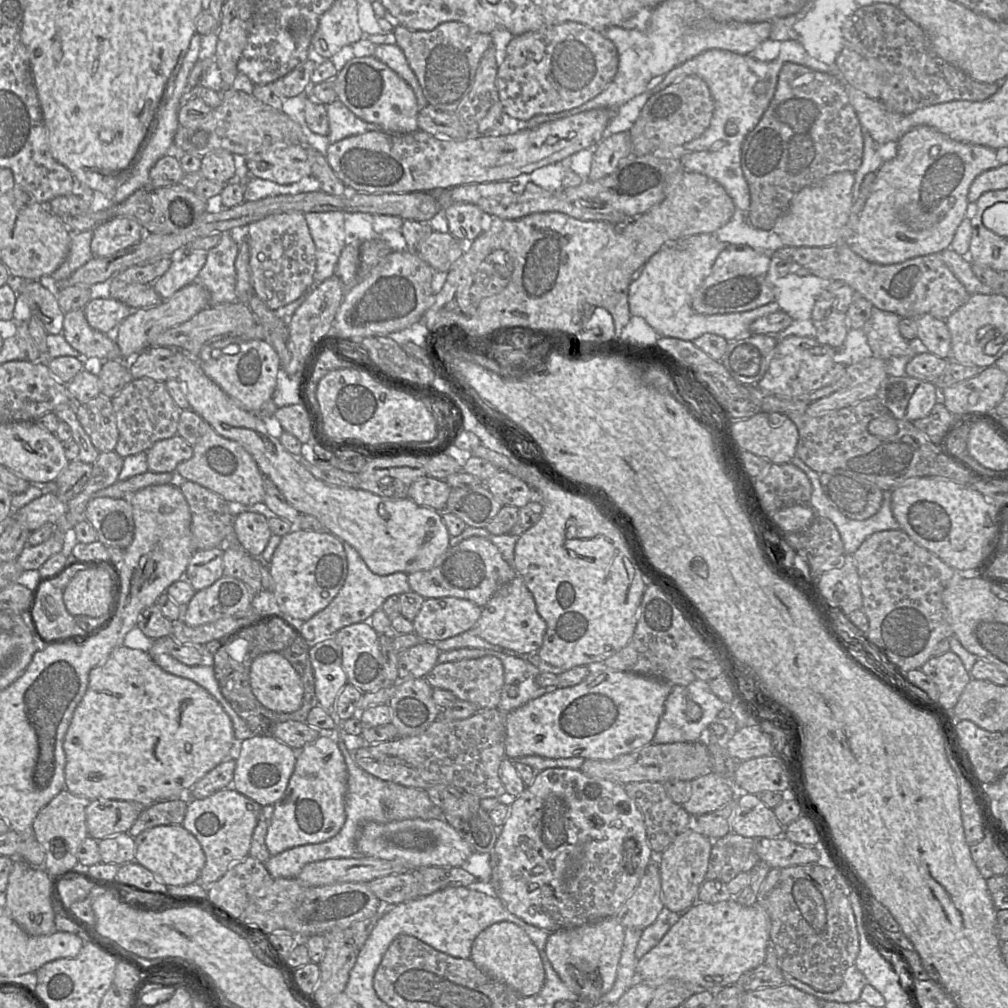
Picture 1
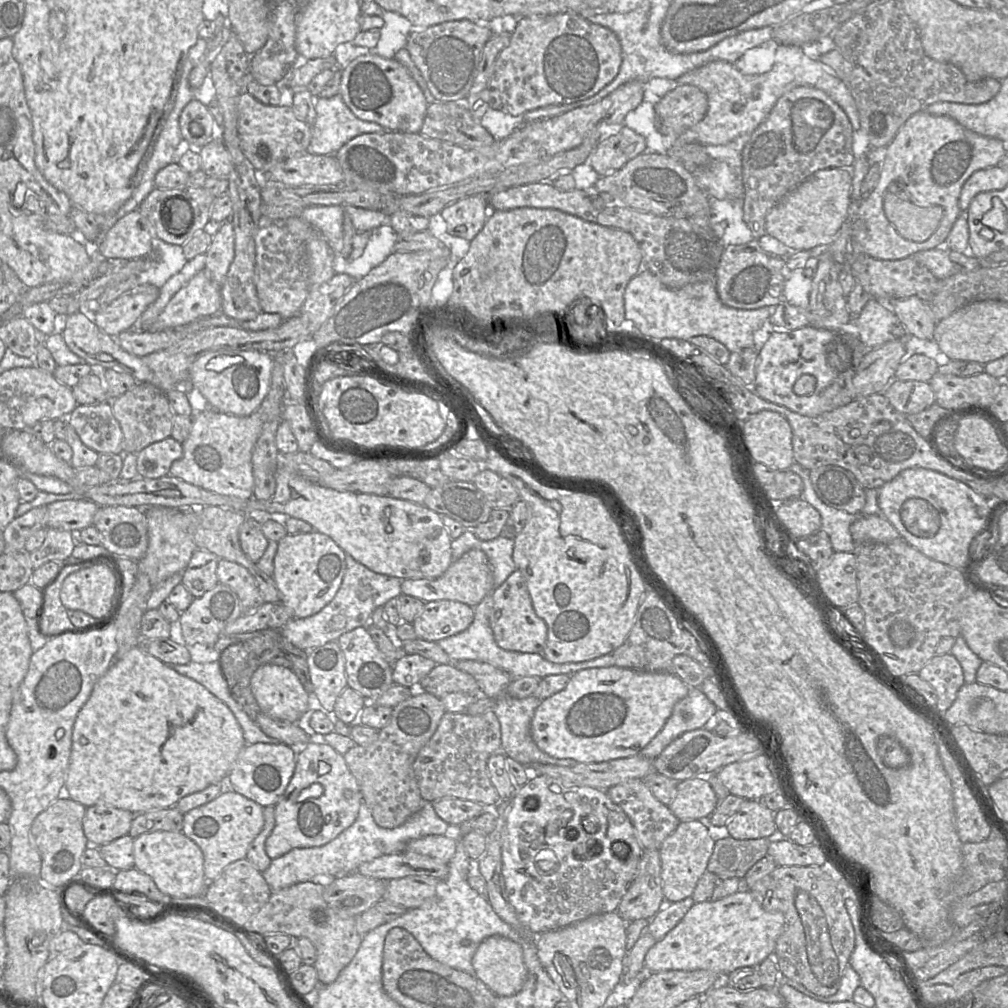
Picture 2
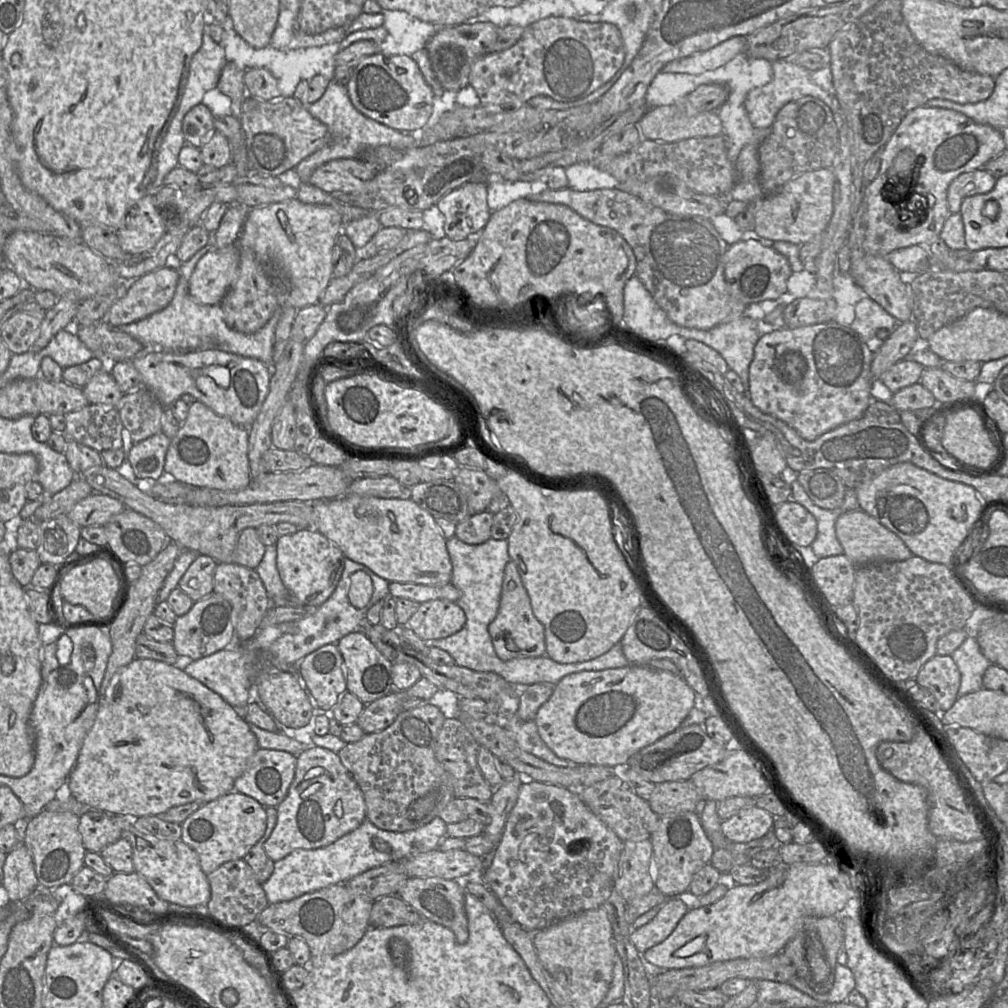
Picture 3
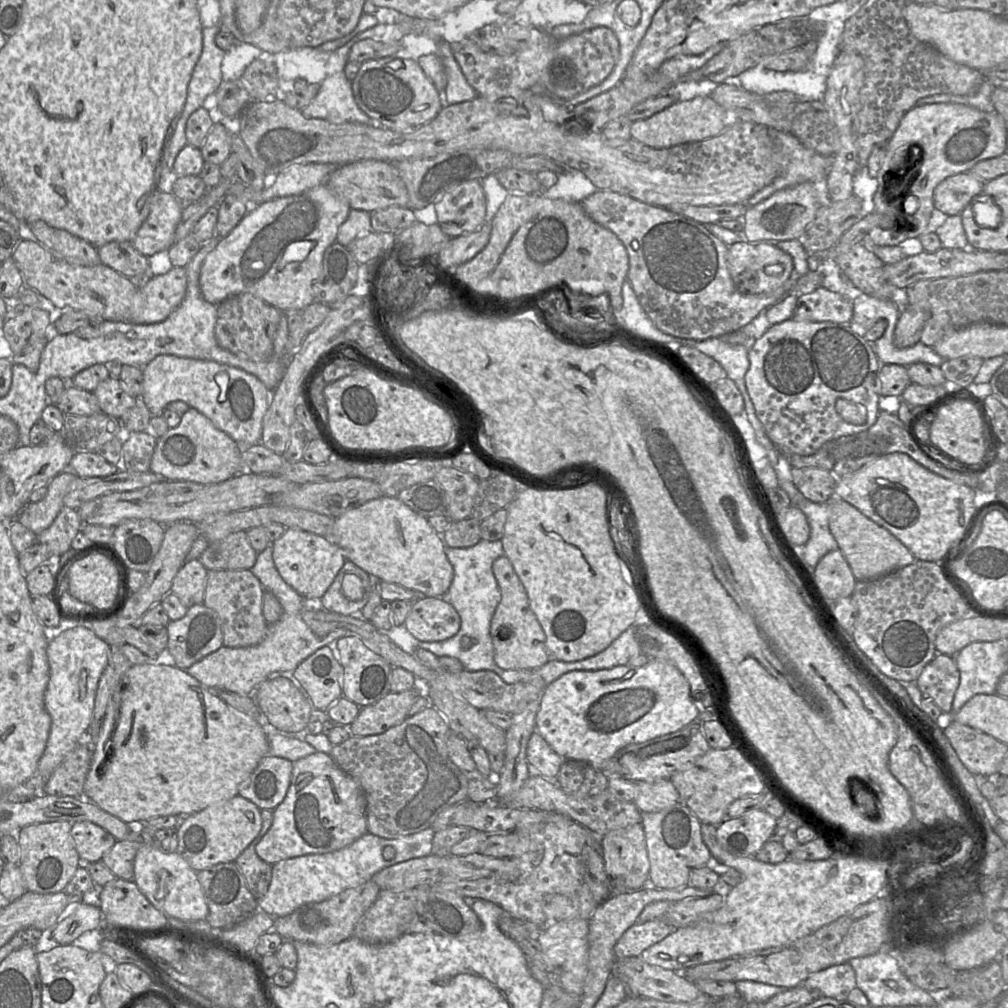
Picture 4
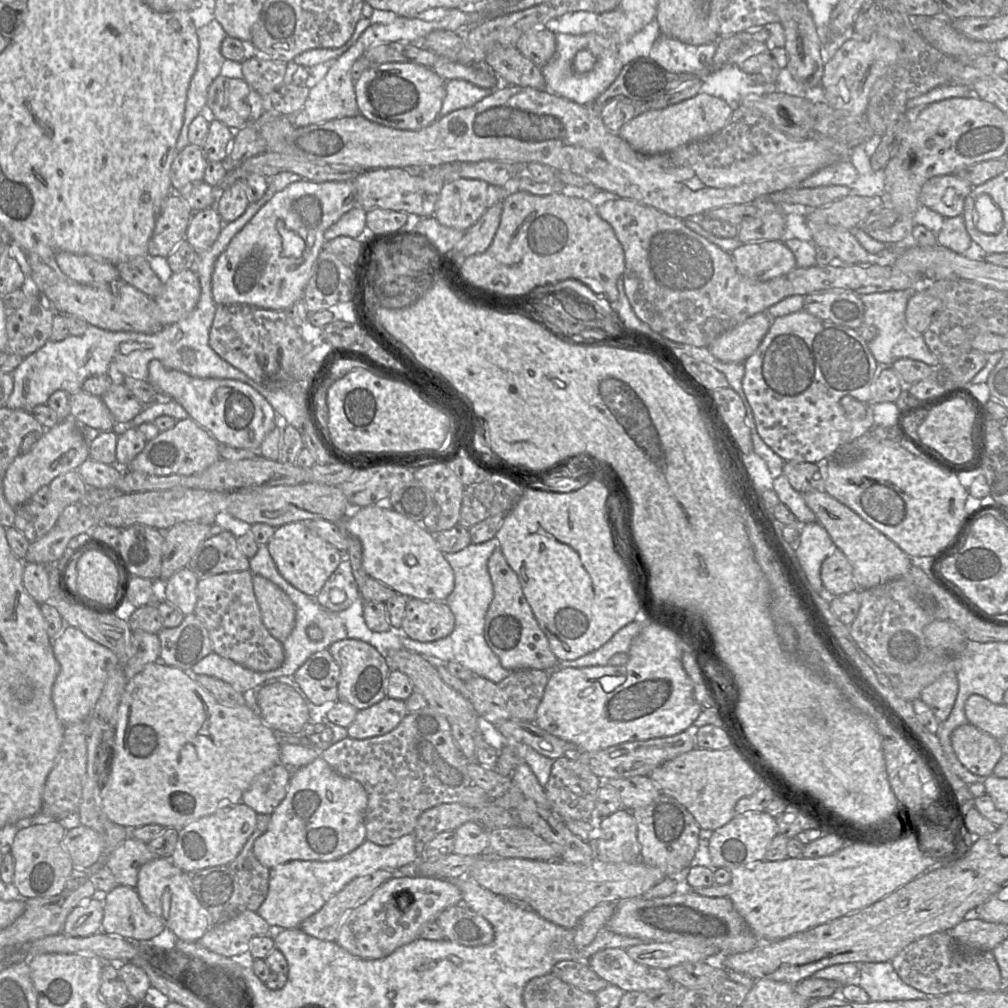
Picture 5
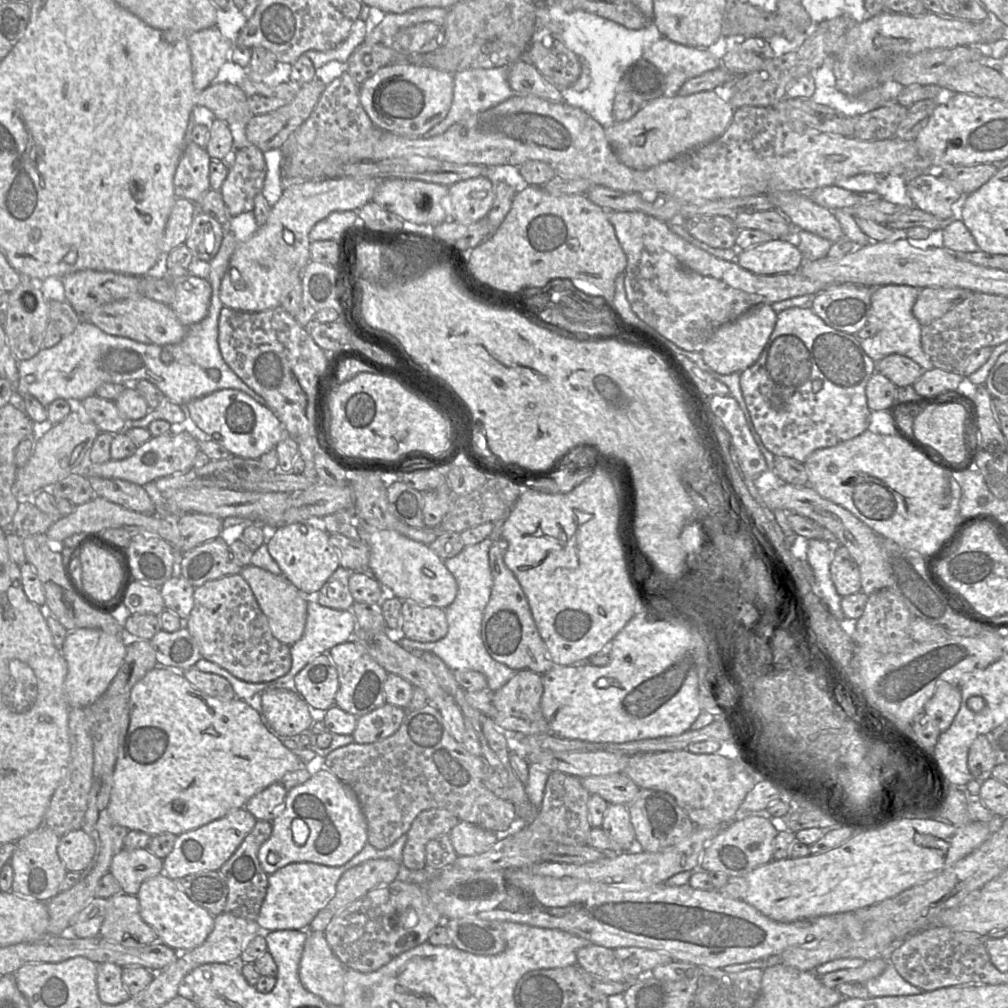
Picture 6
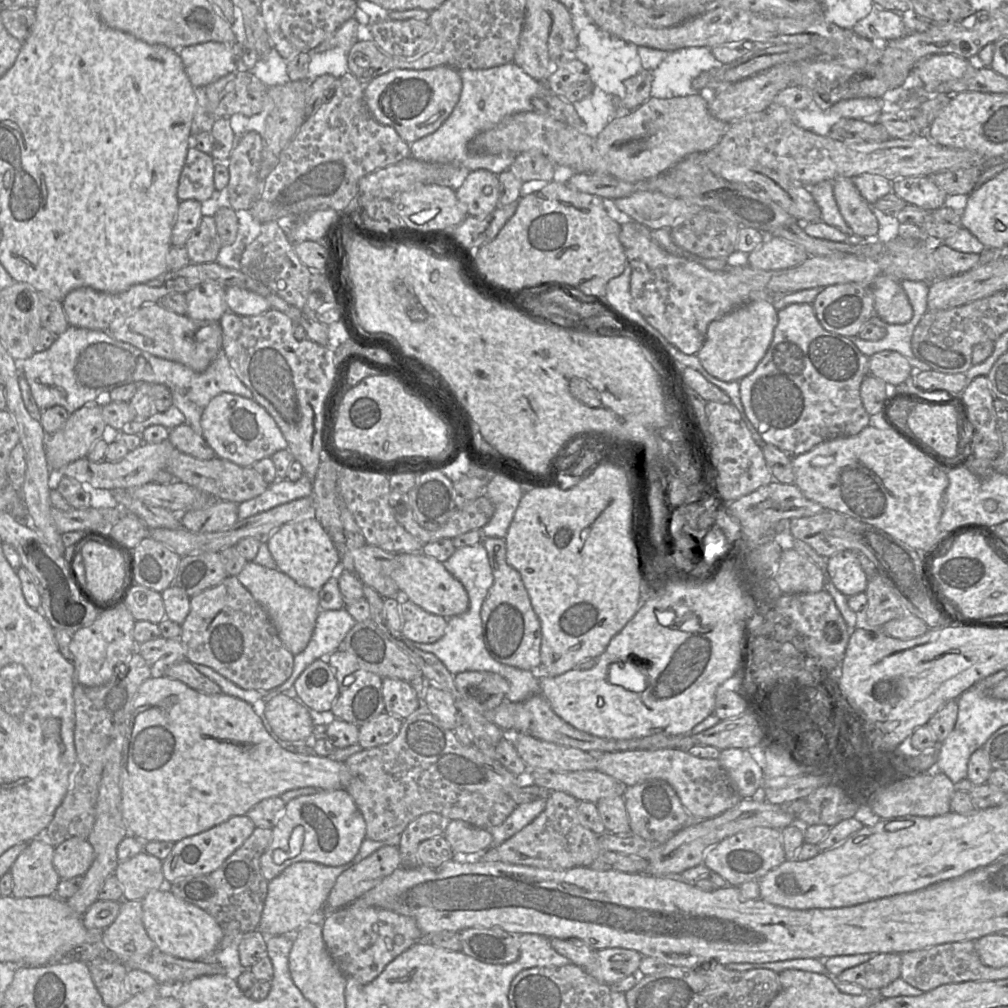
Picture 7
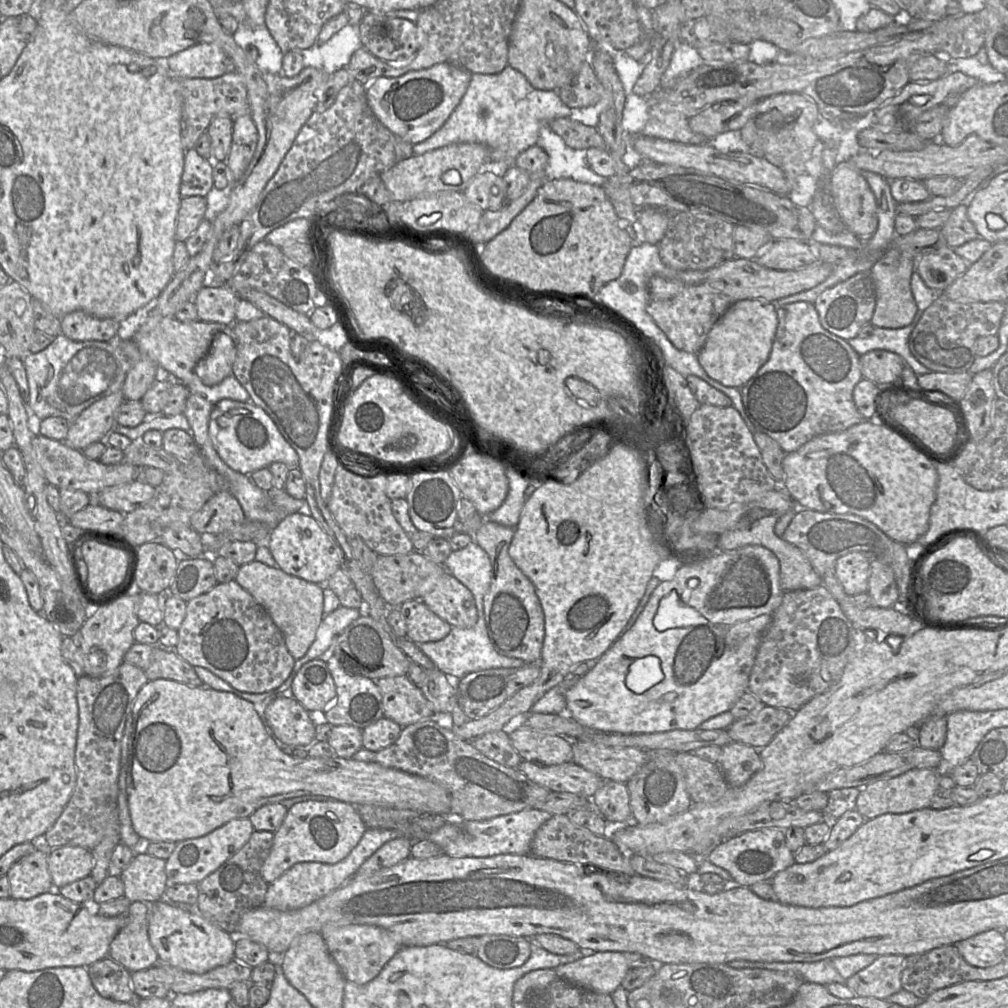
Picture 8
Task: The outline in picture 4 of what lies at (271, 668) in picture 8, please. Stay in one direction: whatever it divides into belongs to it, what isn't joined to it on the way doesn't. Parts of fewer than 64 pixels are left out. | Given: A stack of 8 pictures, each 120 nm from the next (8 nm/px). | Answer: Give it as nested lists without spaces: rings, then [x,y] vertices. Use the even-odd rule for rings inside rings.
[[[251,570],[208,571],[203,604],[218,614],[224,646],[234,648],[254,646],[264,639],[267,622],[262,614],[263,593],[261,583]]]

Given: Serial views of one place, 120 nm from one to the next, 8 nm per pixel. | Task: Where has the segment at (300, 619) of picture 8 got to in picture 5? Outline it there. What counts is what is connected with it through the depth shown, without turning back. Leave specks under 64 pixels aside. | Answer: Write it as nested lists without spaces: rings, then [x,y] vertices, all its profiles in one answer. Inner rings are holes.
[[[253,575],[253,589],[261,618],[269,633],[281,643],[295,625],[295,606],[289,596],[268,579]]]

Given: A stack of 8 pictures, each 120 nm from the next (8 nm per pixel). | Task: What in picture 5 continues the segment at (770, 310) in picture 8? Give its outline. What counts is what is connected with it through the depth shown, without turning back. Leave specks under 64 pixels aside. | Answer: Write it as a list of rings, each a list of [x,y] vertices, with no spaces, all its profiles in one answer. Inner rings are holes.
[[[767,312],[749,317],[743,323],[718,336],[708,347],[724,363],[744,362],[760,345],[771,325]]]

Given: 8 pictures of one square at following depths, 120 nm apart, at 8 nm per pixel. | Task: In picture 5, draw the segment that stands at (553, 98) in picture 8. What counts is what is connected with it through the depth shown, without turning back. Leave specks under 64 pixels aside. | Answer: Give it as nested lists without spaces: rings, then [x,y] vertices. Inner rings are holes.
[[[451,79],[446,81],[445,90],[442,108],[436,119],[442,118],[452,111],[475,105],[489,96],[494,89],[480,88],[463,79]]]

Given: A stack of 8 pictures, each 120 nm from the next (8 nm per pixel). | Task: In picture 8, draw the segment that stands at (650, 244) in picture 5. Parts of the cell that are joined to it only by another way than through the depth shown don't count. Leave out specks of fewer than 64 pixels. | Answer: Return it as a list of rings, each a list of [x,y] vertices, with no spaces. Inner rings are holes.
[[[653,276],[649,281],[647,313],[671,343],[684,352],[699,352],[713,325],[732,303],[731,298],[707,285],[688,285],[661,276]]]

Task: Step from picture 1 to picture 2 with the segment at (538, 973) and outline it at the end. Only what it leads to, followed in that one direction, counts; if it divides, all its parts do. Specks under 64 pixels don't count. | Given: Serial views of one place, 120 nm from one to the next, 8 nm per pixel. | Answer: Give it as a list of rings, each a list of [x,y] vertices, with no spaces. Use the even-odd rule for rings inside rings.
[[[504,936],[484,939],[472,958],[475,976],[497,996],[518,993],[527,978],[522,946]]]

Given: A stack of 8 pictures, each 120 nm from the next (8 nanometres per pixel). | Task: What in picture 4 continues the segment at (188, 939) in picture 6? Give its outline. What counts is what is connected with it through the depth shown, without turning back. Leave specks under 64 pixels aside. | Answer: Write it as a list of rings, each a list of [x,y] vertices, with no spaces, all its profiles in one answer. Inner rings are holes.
[[[140,840],[134,860],[134,882],[155,908],[168,918],[183,922],[205,920],[209,908],[197,872],[178,853],[164,853]]]

